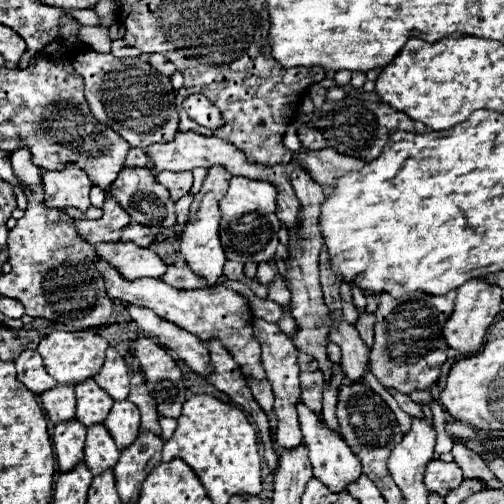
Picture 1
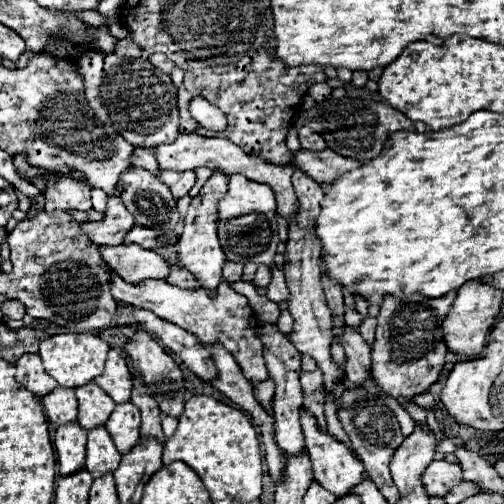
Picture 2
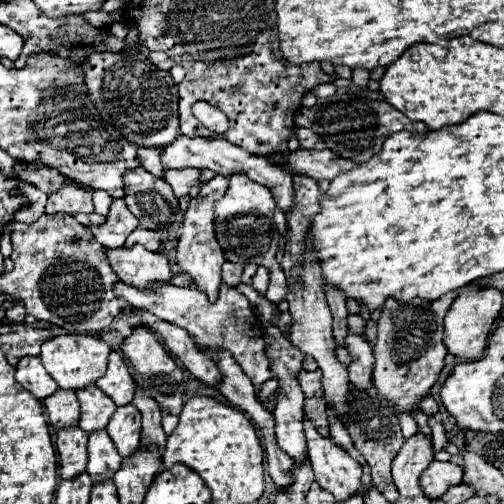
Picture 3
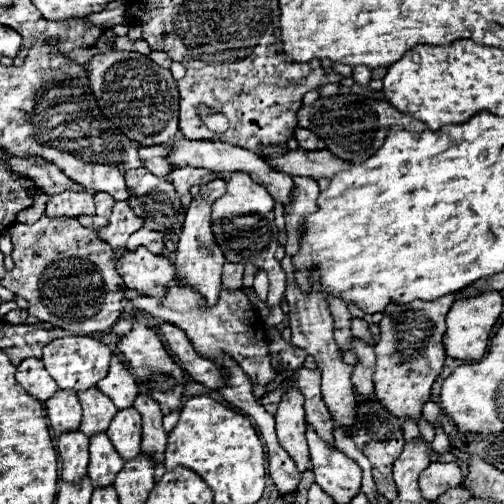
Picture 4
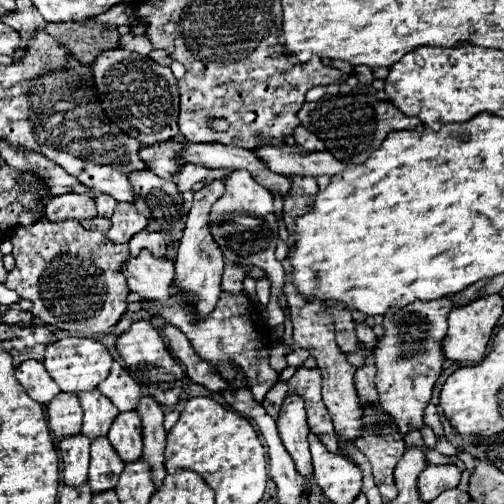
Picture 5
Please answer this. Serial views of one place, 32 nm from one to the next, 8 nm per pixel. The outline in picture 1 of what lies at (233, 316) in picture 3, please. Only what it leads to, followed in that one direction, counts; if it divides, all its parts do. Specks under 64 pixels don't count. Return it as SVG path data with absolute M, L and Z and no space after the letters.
M98 260L96 266L102 272L102 276L106 280L108 294L112 298L118 298L126 304L150 308L160 318L174 322L176 326L196 334L202 342L208 342L214 338L220 340L224 344L224 348L240 364L244 376L250 376L256 380L266 378L264 366L260 364L260 342L254 340L254 332L252 332L252 312L248 308L248 300L242 294L228 290L222 284L218 284L216 288L206 288L206 290L204 288L202 290L178 290L178 288L168 286L166 282L156 280L156 278L140 278L140 280L130 282L130 280L122 278L120 272L104 260Z

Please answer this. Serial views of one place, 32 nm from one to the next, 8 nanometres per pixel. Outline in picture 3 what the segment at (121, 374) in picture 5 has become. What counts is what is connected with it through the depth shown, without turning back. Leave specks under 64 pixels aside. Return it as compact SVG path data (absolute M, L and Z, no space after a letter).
M110 352L110 362L106 374L96 382L96 386L114 400L116 406L126 406L132 402L132 396L136 392L136 382L132 374L128 372L128 366L124 364L122 356L118 352Z

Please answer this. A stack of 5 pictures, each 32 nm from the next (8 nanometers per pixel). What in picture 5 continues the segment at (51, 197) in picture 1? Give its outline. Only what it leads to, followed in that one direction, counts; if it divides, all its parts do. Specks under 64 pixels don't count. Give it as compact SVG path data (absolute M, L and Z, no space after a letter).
M64 194L64 196L56 196L48 202L44 216L52 222L64 222L64 220L88 220L88 218L96 218L96 204L90 196L86 194Z

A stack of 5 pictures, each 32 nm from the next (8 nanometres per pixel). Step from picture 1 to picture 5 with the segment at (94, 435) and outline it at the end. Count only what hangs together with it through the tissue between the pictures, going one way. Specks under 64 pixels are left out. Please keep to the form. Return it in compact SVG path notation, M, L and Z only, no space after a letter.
M98 438L90 446L90 476L88 484L94 494L114 490L120 472L124 470L124 462L108 442L108 438Z

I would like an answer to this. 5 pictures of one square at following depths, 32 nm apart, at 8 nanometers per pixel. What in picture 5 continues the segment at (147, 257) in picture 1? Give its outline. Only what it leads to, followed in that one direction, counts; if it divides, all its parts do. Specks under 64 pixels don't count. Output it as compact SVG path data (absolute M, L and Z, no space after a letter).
M144 250L140 256L126 262L122 272L128 278L128 286L140 300L166 302L170 298L174 262L166 258L156 260L148 250Z

